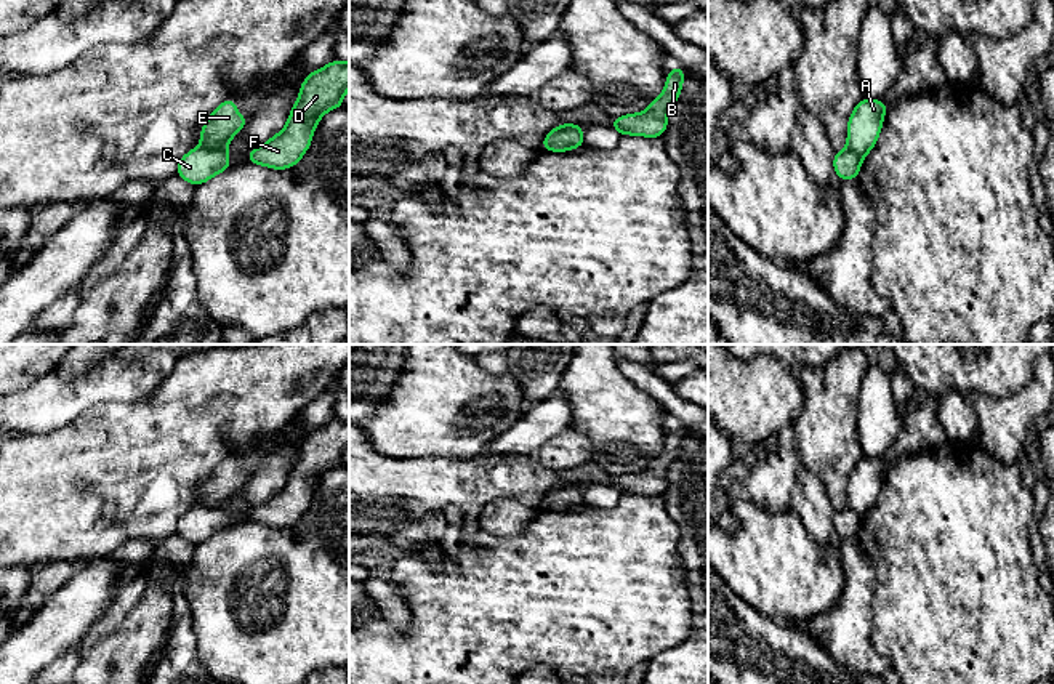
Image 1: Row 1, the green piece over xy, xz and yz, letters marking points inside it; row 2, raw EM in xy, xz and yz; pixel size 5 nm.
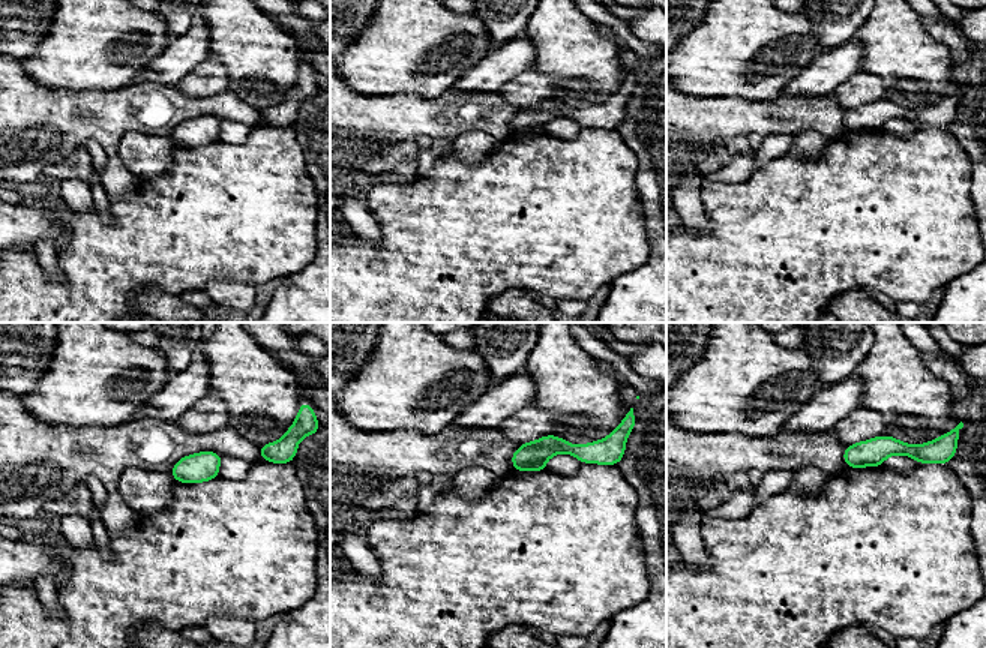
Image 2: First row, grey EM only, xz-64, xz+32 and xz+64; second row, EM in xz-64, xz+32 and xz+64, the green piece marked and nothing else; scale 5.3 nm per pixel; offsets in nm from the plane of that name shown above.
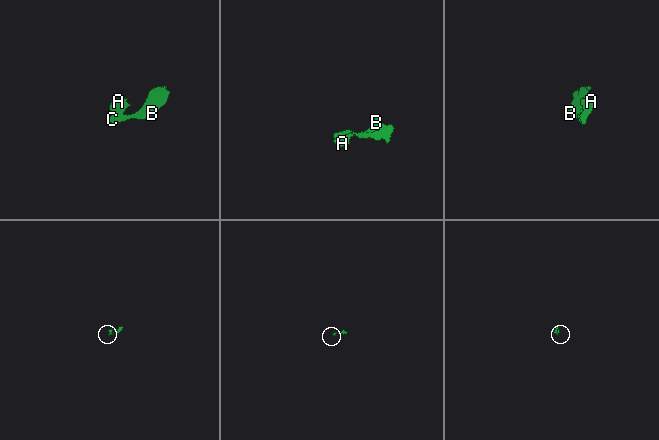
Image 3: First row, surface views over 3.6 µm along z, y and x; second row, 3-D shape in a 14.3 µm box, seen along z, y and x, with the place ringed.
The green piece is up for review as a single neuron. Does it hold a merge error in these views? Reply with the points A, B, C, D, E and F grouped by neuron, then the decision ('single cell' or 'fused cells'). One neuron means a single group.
groups A E / B C D F; fused cells

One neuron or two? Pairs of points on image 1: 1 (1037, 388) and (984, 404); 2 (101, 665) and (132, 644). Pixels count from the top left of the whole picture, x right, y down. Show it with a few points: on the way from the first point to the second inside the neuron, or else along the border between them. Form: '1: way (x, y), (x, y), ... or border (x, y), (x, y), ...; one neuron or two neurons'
1: way (1024, 401), (1019, 406), (997, 406); one neuron
2: way (109, 660), (117, 659), (124, 652); one neuron

